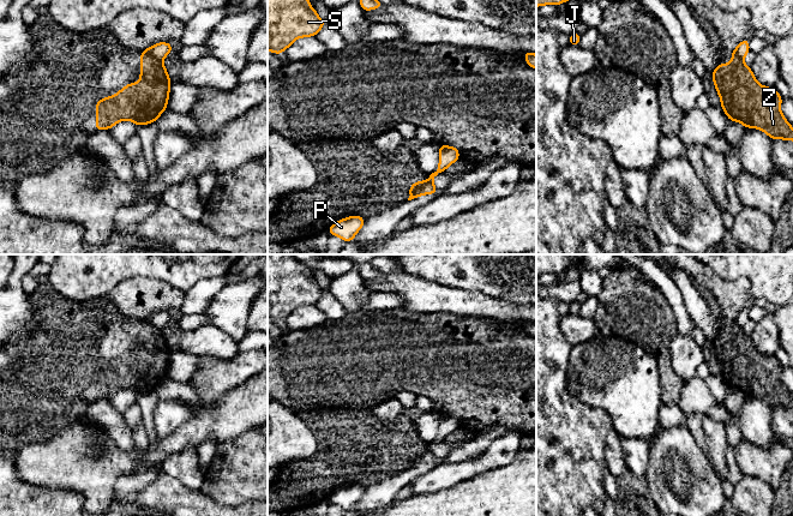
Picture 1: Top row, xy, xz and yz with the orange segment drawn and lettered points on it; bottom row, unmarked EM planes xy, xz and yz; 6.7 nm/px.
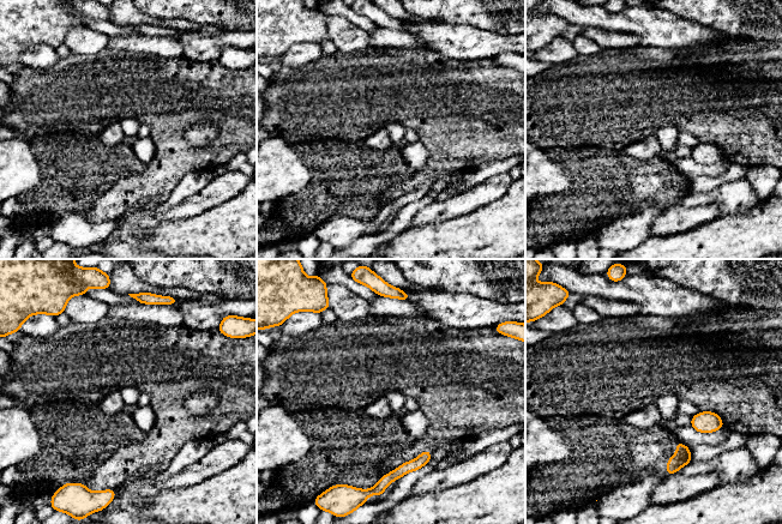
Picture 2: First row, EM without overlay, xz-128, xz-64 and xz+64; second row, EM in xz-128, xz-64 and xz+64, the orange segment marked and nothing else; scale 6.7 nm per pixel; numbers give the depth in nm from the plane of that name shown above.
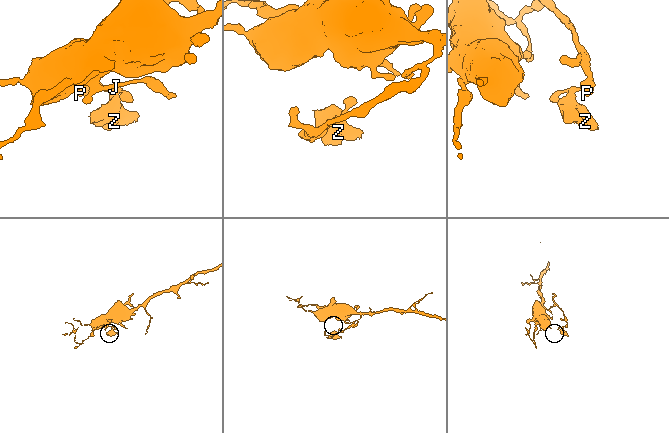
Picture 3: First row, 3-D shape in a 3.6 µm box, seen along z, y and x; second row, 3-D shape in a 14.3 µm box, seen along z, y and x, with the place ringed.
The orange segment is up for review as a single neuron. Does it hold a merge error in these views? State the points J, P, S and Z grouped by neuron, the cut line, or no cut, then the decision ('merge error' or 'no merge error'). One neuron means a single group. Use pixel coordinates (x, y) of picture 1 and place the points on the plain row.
J P S / Z; cut in xy along (143, 319), (161, 329); merge error

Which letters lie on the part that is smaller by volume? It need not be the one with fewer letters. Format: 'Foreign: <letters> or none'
Foreign: Z

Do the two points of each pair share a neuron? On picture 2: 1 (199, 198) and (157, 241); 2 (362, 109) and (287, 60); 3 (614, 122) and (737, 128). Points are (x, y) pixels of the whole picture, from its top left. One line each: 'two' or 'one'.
1: two
2: two
3: one

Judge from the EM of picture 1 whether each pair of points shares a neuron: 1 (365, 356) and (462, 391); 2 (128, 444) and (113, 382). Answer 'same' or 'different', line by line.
1: same
2: different

